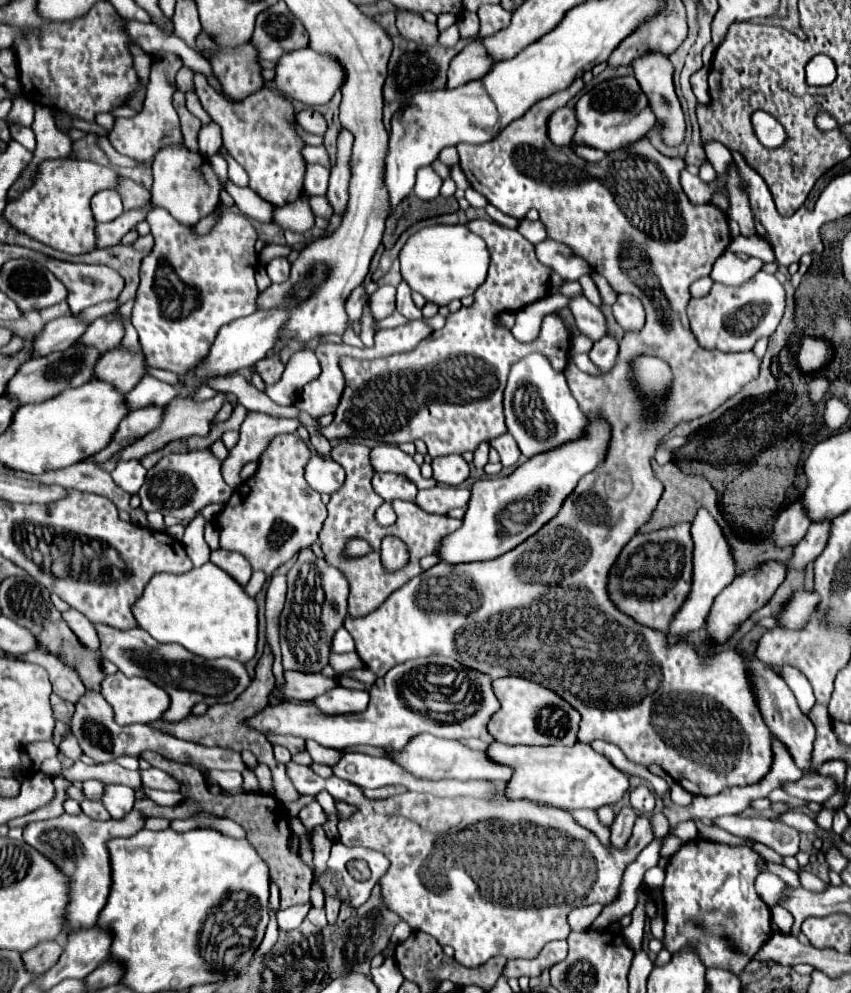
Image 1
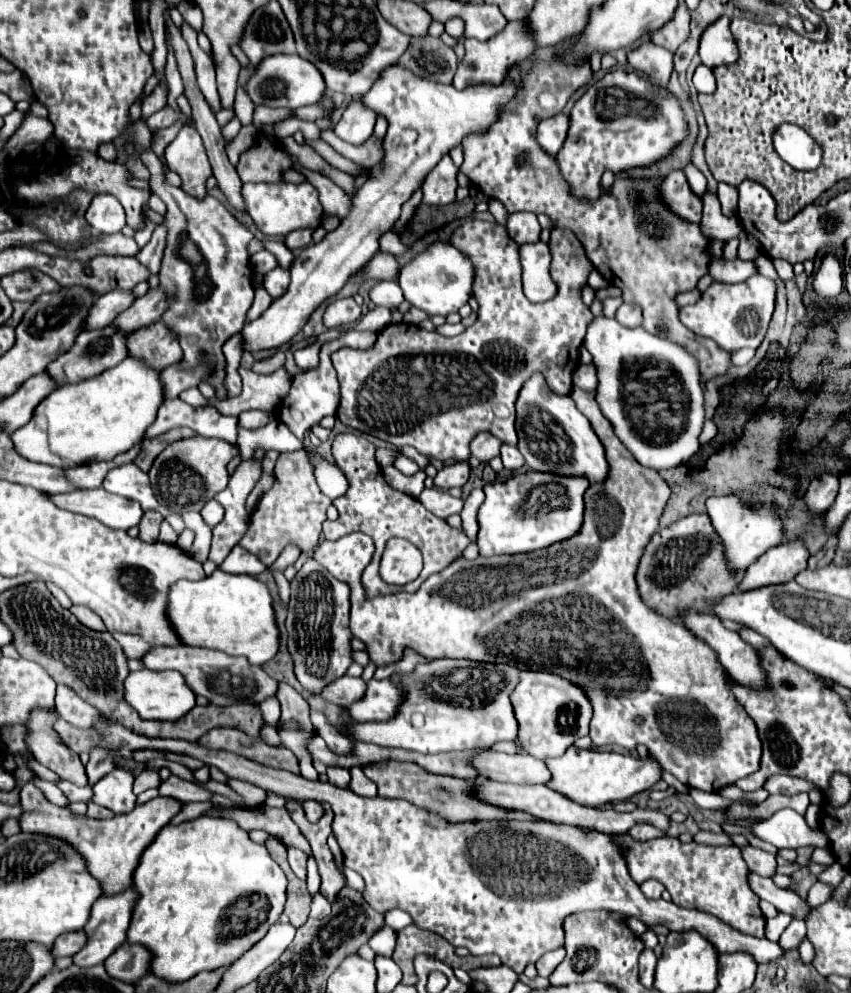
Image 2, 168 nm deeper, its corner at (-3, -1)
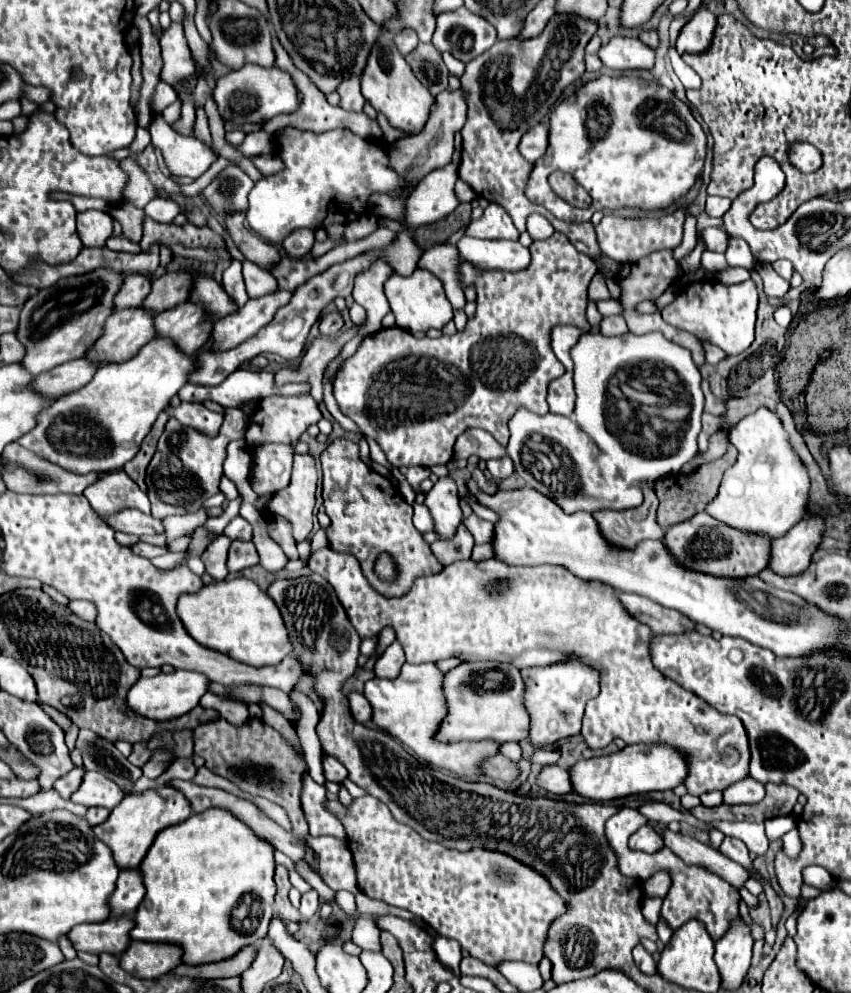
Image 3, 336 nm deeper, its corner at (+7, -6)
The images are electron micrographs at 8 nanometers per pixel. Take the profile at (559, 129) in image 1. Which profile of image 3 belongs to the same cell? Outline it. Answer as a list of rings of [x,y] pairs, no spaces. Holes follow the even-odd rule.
[[[538,123],[536,127],[532,127],[520,141],[518,149],[522,153],[522,157],[530,163],[534,163],[536,159],[540,159],[540,155],[544,155],[548,147],[548,127],[544,123]]]

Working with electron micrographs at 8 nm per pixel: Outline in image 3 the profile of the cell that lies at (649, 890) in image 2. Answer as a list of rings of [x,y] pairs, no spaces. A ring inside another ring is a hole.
[[[660,871],[660,873],[652,875],[652,879],[644,881],[644,893],[646,893],[646,897],[656,895],[656,897],[662,899],[668,893],[668,889],[670,889],[670,875],[666,871]]]

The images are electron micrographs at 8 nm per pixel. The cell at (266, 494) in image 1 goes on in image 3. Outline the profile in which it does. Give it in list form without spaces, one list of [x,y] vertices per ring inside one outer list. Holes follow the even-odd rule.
[[[298,453],[290,485],[278,491],[270,503],[270,513],[286,517],[294,527],[294,539],[304,541],[314,525],[316,465],[310,453]]]

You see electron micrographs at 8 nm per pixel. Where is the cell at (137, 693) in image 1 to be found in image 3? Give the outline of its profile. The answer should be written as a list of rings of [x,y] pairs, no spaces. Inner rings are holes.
[[[182,669],[172,673],[160,673],[150,679],[140,677],[128,693],[128,705],[138,715],[148,715],[148,719],[174,719],[192,711],[198,705],[200,697],[208,691],[208,685],[210,679],[204,673],[182,671]]]

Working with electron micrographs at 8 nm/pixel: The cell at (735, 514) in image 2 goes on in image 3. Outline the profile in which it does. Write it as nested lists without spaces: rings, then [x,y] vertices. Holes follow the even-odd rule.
[[[758,407],[756,413],[746,415],[736,423],[730,431],[730,443],[738,449],[738,461],[724,473],[718,497],[706,507],[706,513],[728,523],[730,527],[742,531],[760,531],[762,535],[782,537],[786,535],[796,523],[800,523],[808,515],[808,491],[810,491],[810,477],[808,469],[804,467],[802,459],[790,445],[788,433],[780,421],[780,417],[770,411],[768,407]]]

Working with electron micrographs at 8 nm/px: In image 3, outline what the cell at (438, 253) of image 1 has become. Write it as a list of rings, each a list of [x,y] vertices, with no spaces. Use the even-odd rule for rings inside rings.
[[[416,269],[412,275],[390,275],[390,279],[384,283],[384,293],[388,297],[392,315],[396,319],[396,325],[400,329],[406,329],[410,333],[426,333],[428,329],[442,329],[452,319],[452,305],[448,303],[444,295],[444,287],[440,279],[436,279],[430,271]]]

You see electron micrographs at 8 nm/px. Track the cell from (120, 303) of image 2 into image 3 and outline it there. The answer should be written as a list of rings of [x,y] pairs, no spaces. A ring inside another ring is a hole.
[[[136,273],[124,279],[124,287],[116,295],[116,309],[136,307],[148,297],[152,289],[152,273]]]

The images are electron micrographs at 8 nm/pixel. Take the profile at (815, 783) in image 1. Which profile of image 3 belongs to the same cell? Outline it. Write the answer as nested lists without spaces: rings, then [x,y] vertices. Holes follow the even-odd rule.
[[[748,777],[748,779],[736,781],[730,787],[726,787],[722,791],[722,797],[724,797],[724,803],[728,803],[728,805],[758,803],[760,799],[764,799],[764,785],[758,783],[756,779]]]

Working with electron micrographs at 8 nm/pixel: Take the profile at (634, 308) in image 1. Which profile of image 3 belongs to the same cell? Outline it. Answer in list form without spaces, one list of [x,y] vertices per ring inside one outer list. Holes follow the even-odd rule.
[[[604,317],[602,323],[600,323],[600,333],[606,335],[606,337],[614,337],[614,335],[624,335],[628,333],[628,327],[626,327],[626,321],[624,317]]]

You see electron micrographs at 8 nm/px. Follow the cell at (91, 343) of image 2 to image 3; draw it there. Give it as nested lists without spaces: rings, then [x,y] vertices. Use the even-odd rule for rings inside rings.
[[[126,307],[108,317],[104,335],[92,351],[104,355],[104,363],[120,363],[134,357],[156,335],[154,315],[144,307]]]

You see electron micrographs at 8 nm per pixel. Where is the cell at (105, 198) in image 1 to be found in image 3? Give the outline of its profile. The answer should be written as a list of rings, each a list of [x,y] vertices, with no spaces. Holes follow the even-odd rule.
[[[84,211],[76,215],[78,237],[84,247],[104,247],[112,235],[112,217],[104,211]]]

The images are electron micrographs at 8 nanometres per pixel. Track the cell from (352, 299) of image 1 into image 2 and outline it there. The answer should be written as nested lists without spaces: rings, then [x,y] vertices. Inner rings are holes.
[[[342,298],[334,300],[324,314],[324,324],[326,328],[336,328],[336,326],[348,326],[354,324],[362,316],[362,308],[354,302],[354,298]]]

